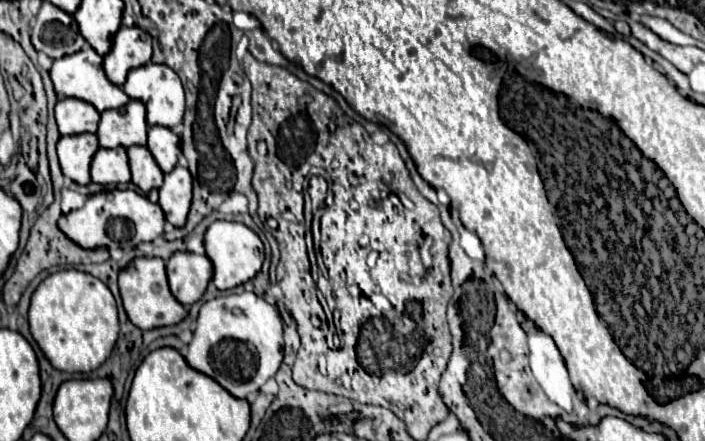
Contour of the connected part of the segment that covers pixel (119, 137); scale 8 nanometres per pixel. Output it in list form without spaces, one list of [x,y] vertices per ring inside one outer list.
[[[128,101],[120,109],[108,109],[102,113],[98,139],[100,147],[114,149],[114,147],[132,147],[132,145],[146,145],[146,107],[142,101]]]

